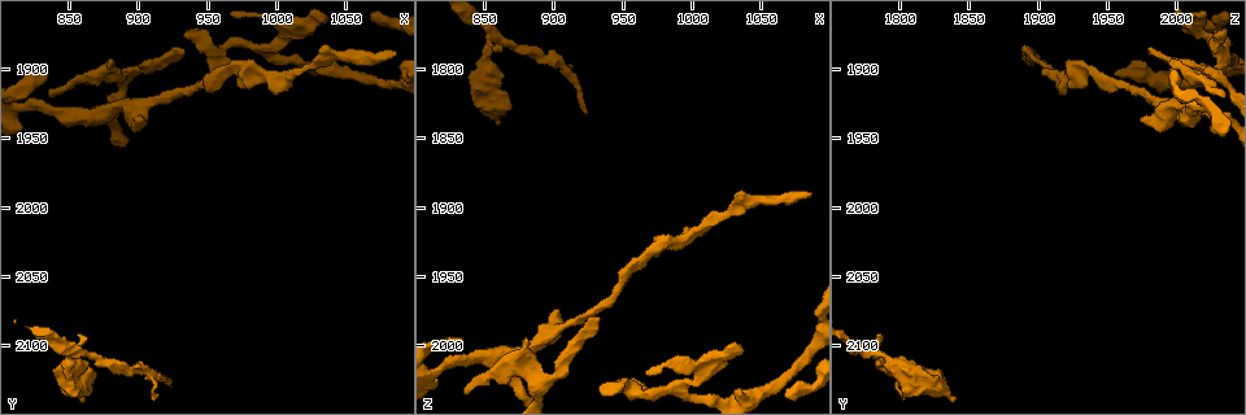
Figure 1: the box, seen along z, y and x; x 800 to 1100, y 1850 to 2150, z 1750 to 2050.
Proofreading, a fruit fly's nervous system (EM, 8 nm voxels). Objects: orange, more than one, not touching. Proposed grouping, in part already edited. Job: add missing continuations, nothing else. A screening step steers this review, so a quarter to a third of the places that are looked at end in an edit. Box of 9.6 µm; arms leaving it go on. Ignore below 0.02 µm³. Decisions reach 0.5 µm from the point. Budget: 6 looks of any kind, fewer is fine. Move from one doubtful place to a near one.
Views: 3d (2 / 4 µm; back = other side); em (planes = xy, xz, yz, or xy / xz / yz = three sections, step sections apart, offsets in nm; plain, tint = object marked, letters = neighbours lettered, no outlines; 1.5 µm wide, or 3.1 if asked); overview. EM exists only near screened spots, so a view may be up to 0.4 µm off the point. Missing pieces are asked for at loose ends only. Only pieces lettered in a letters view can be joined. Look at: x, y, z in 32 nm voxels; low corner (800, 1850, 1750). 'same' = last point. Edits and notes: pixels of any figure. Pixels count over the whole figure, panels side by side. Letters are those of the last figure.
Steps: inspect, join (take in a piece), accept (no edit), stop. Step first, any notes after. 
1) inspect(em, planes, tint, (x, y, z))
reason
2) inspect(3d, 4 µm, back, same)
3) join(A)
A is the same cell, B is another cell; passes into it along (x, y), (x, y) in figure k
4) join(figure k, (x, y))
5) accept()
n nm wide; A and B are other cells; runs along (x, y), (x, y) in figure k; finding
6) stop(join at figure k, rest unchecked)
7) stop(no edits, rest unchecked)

inspect(3d, 2 µm, (924, 2130, 1830))
tapers out

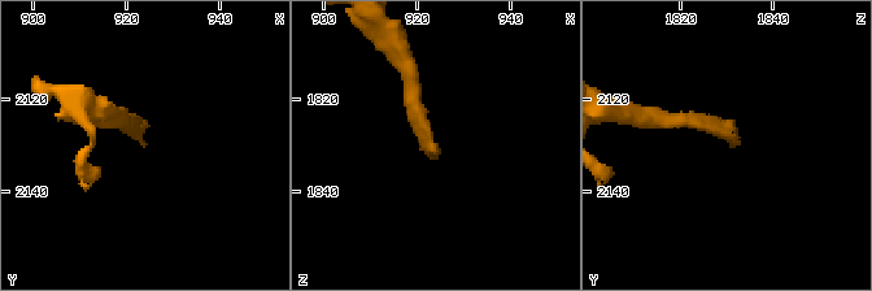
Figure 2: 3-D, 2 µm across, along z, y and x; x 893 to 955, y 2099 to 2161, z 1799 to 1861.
inspect(em, planes, tint, (923, 2129, 1831))
shape alone is not enough

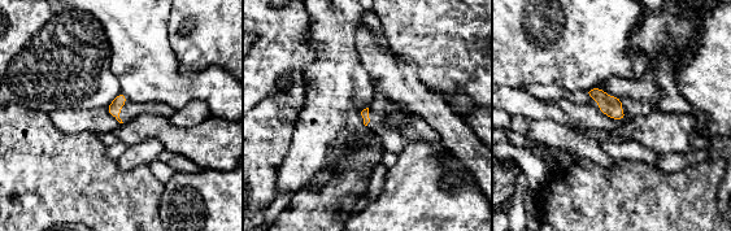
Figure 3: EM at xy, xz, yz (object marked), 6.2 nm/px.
inspect(em, planes, letters, same)
see the neighbours

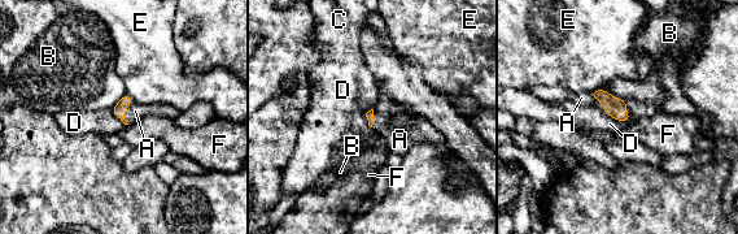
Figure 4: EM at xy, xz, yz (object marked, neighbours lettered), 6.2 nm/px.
join(A)
A is the same cell, B, C, D, E and F are other cells; passes into it along (119, 109), (123, 113), (135, 111) in figure 4; the cell continues

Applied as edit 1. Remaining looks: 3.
inspect(overview)

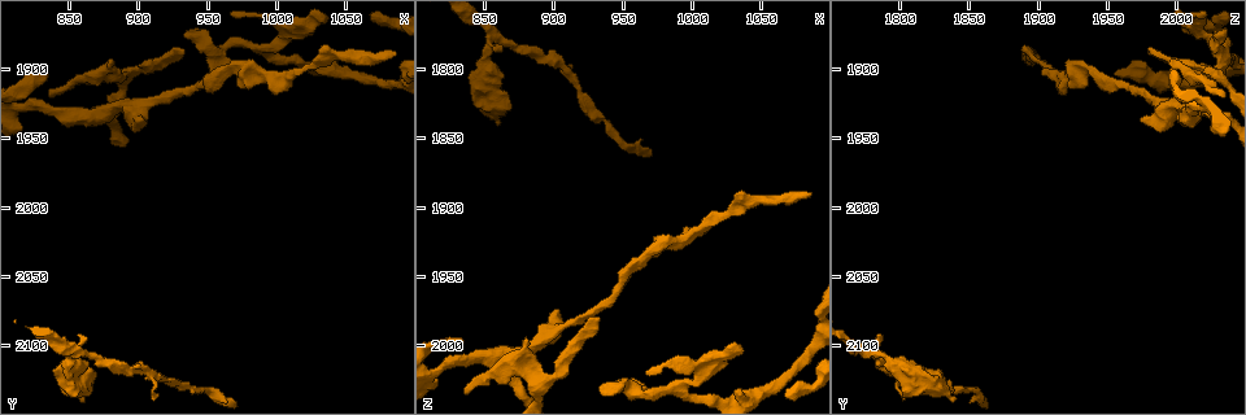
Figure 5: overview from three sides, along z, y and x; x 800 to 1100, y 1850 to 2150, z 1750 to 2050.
inspect(3d, 2 µm, (1036, 1884, 1890))
tapers out

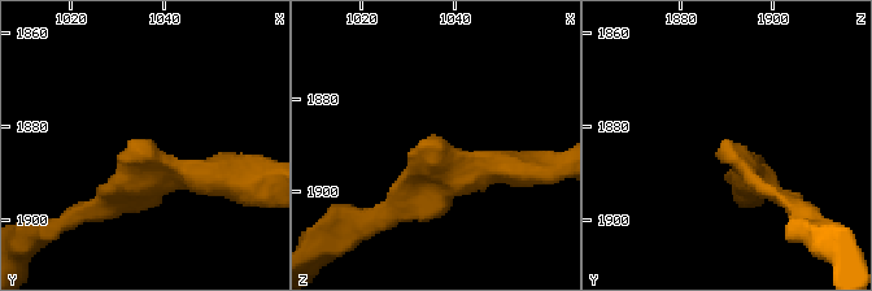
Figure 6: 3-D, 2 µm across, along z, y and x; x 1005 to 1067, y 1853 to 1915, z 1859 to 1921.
inspect(em, planes, letters, (1037, 1884, 1888))

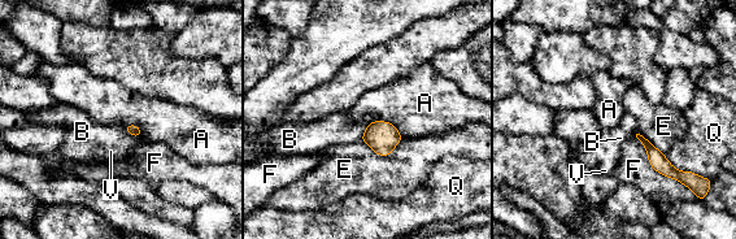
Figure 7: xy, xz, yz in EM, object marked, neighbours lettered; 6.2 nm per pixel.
accept()
A, B, E, F, Q and V are other cells; border along (374, 120), (390, 122), (403, 137) in figure 7; none of them fits

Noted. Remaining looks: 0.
stop(join at figure 4, rest unchecked)

